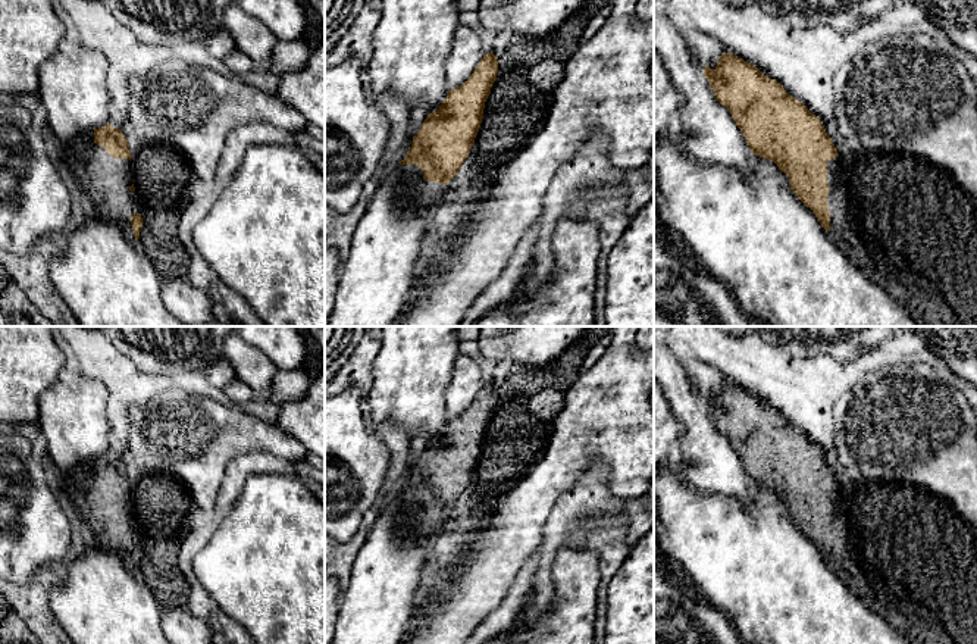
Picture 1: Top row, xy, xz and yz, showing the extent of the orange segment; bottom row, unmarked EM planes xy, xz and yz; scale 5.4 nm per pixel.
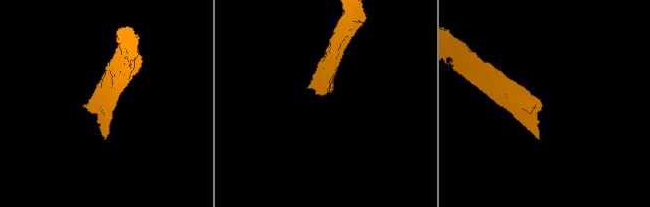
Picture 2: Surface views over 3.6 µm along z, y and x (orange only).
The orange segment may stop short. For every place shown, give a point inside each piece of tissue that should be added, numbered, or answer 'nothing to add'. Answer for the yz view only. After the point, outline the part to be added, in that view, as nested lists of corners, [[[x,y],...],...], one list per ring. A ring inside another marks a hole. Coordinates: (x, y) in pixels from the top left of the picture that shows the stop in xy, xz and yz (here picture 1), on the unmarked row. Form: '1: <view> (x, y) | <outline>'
1: yz (844, 560) | [[[840,484],[827,491],[827,513],[830,518],[827,525],[830,541],[829,566],[852,593],[858,594],[865,601],[871,601],[871,598],[876,597],[880,601],[892,603],[892,597],[883,590],[874,590],[871,587],[857,557],[857,538],[846,513],[845,488]]]

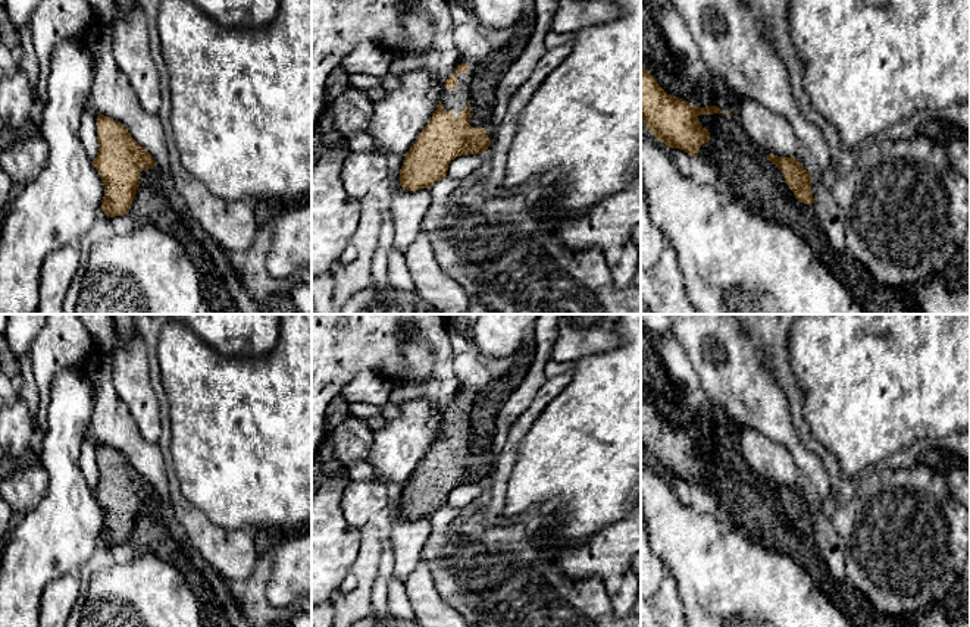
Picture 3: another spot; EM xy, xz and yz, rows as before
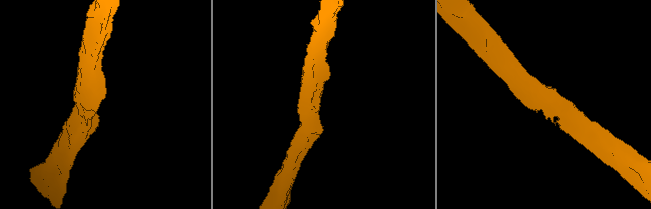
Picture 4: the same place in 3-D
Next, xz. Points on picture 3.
1: xz (456, 429) | [[[457,402],[457,417],[448,418],[441,416],[439,429],[442,439],[451,439],[457,445],[461,439],[466,438],[466,433],[470,429],[470,405],[466,402]]]

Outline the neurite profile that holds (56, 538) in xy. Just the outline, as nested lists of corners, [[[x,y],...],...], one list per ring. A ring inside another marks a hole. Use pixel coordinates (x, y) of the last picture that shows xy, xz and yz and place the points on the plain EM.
[[[81,369],[59,370],[51,380],[41,465],[48,474],[41,502],[25,514],[0,555],[0,627],[40,627],[38,614],[46,586],[90,561],[104,526],[104,512],[79,467],[94,408],[94,386]]]

